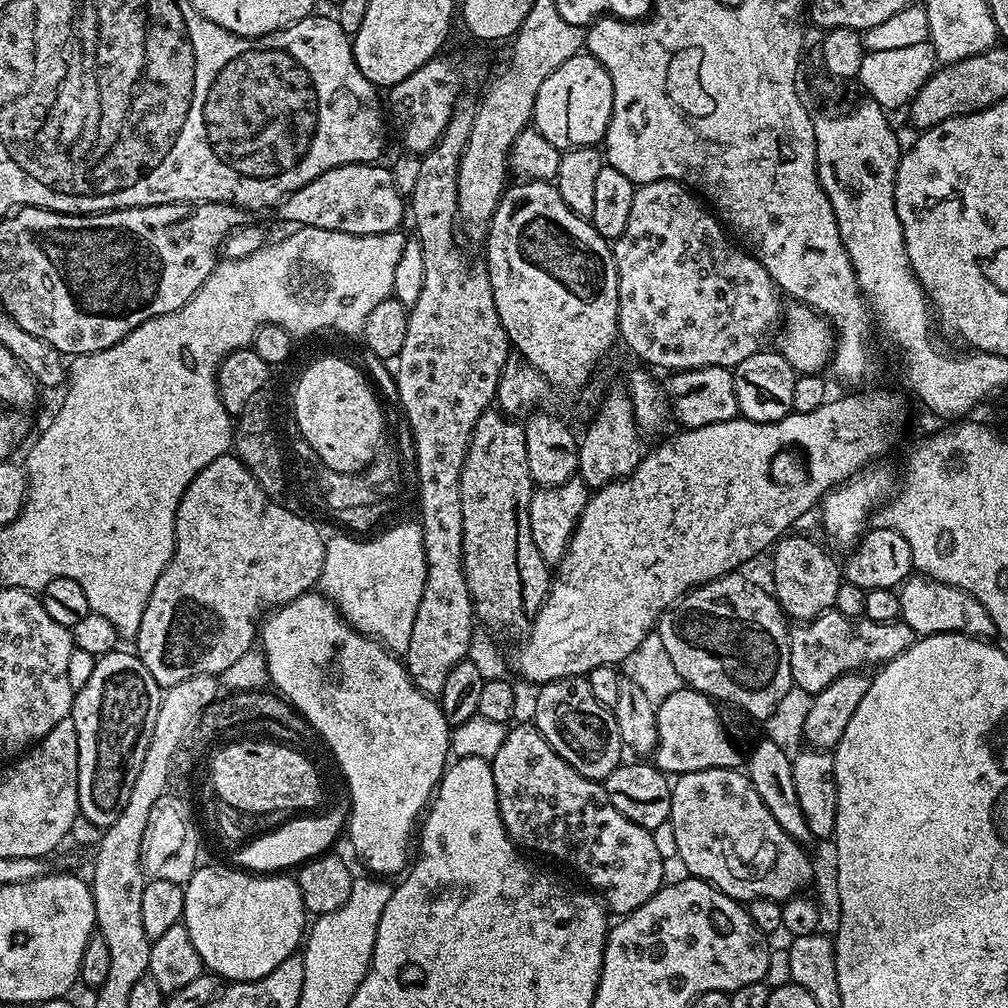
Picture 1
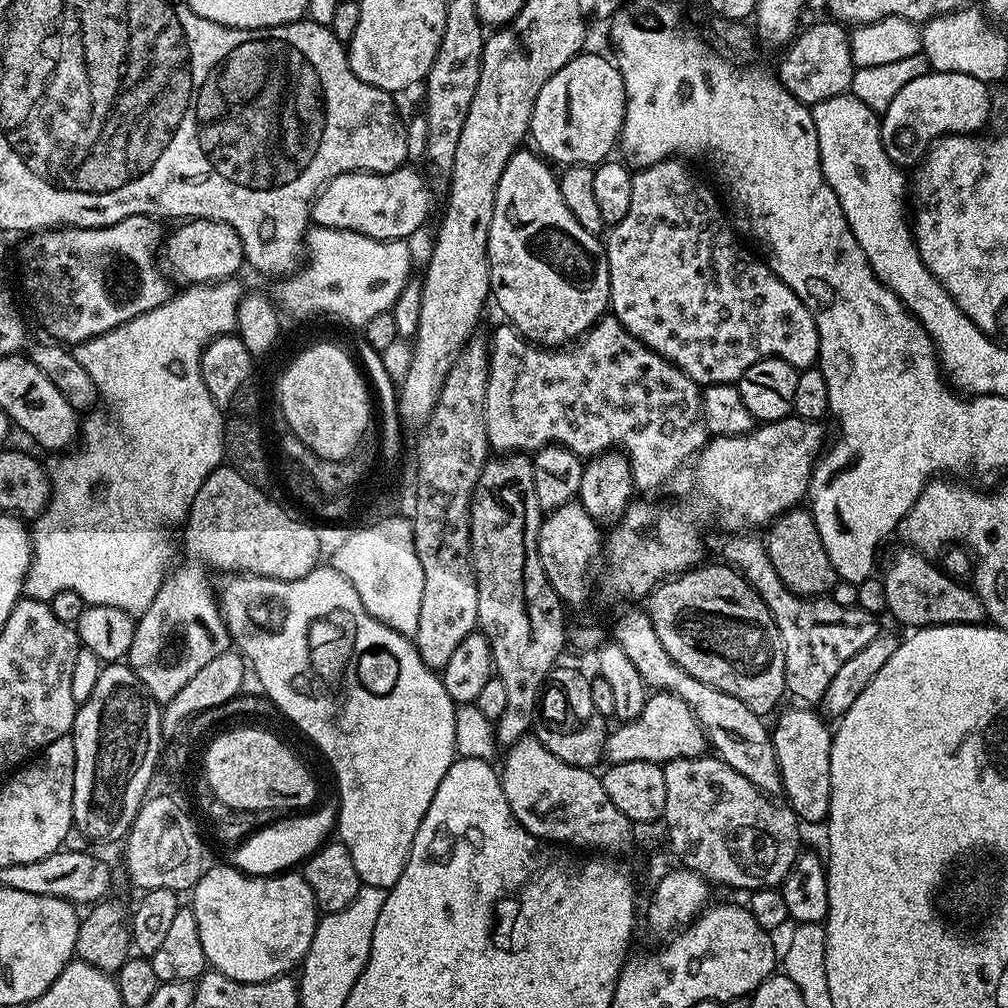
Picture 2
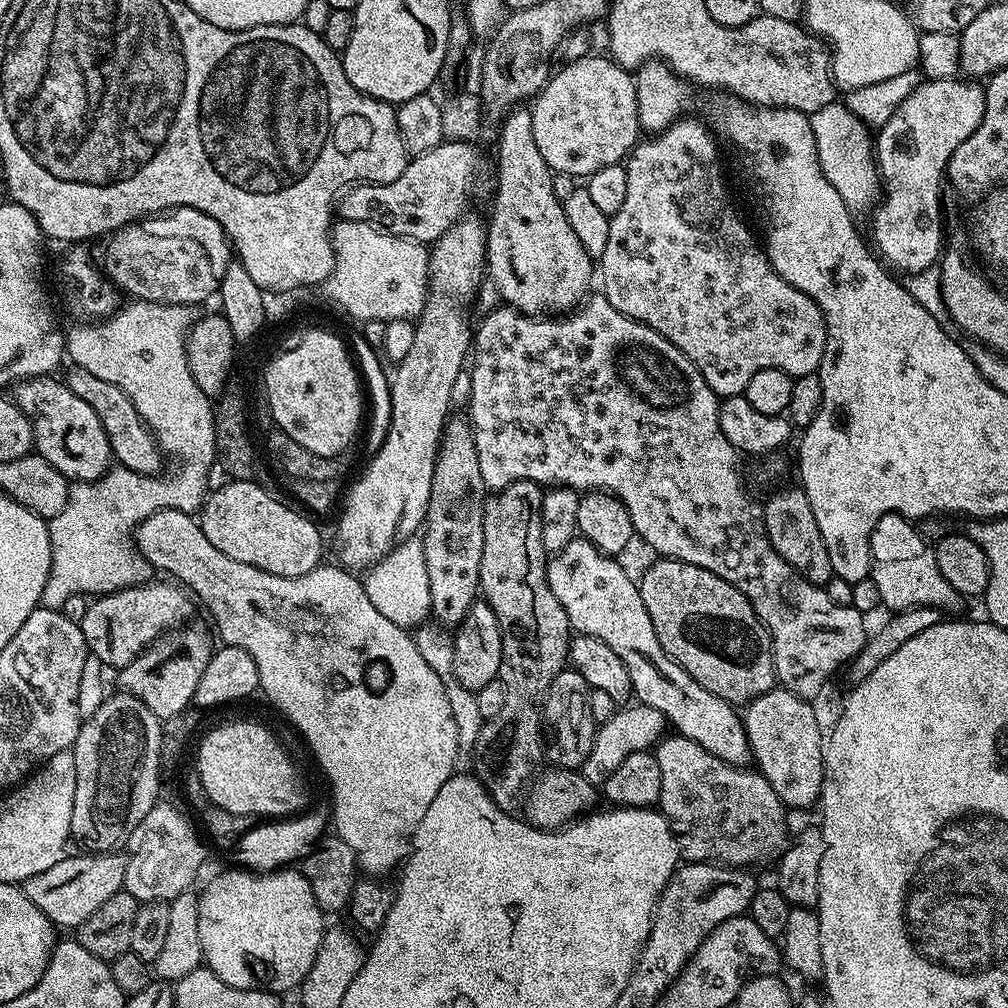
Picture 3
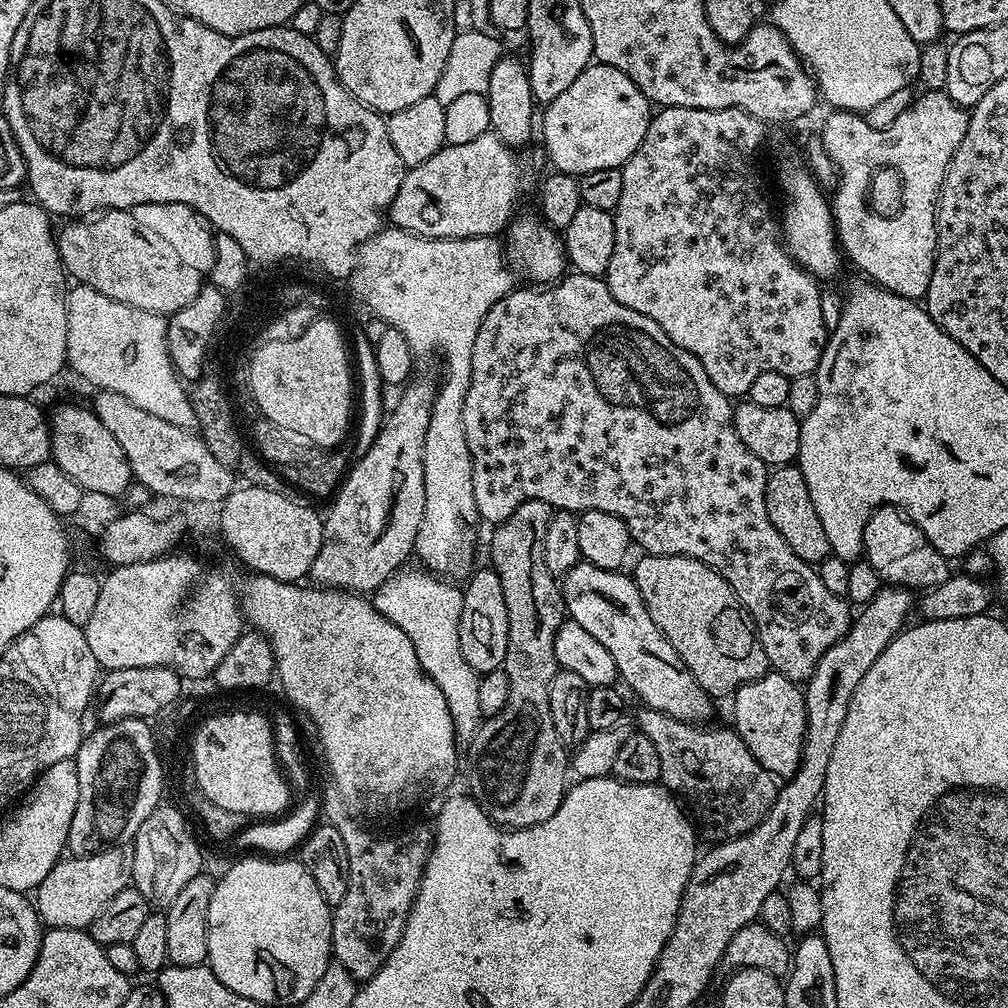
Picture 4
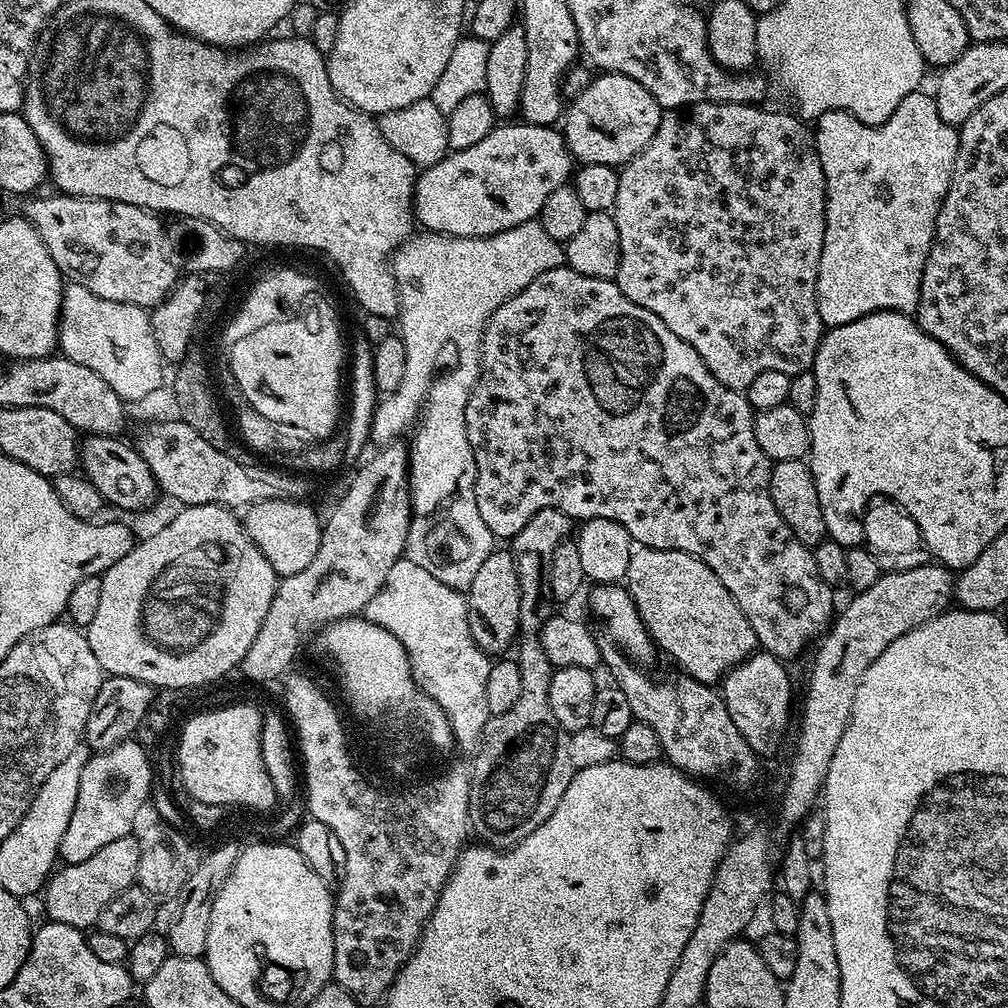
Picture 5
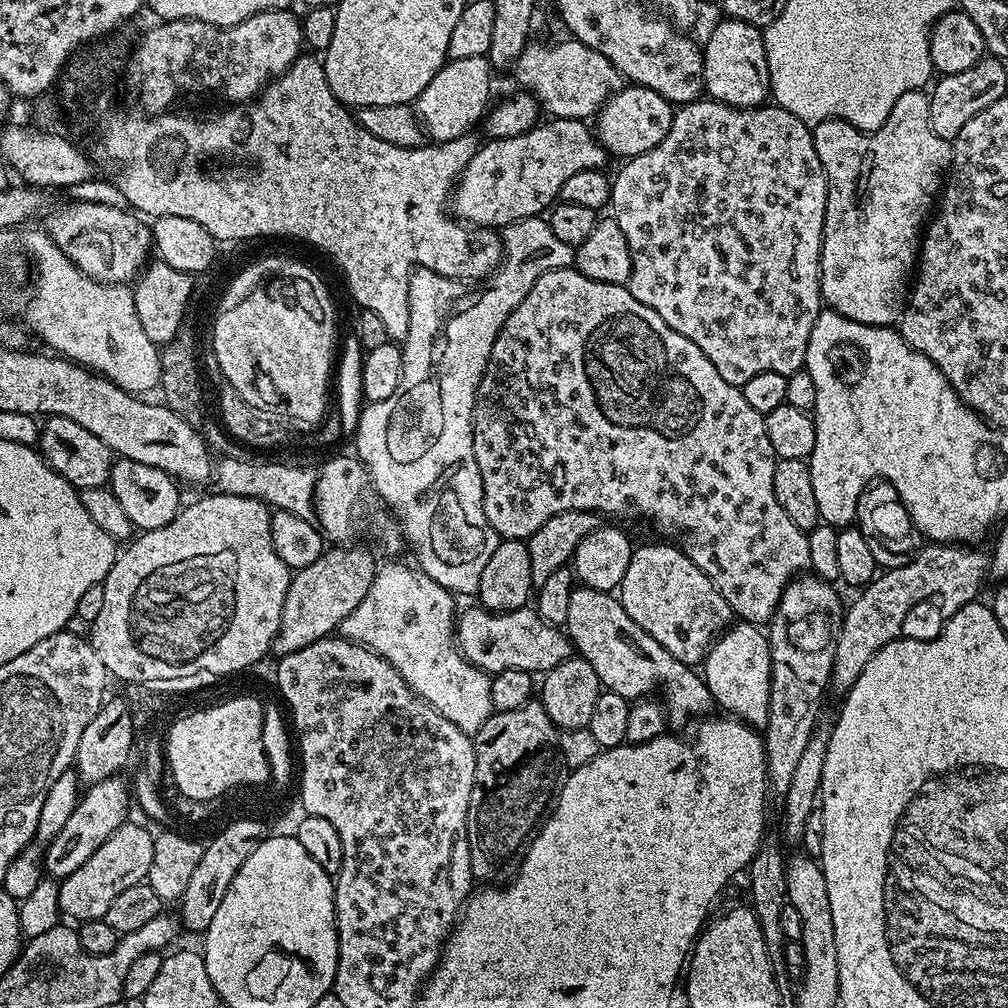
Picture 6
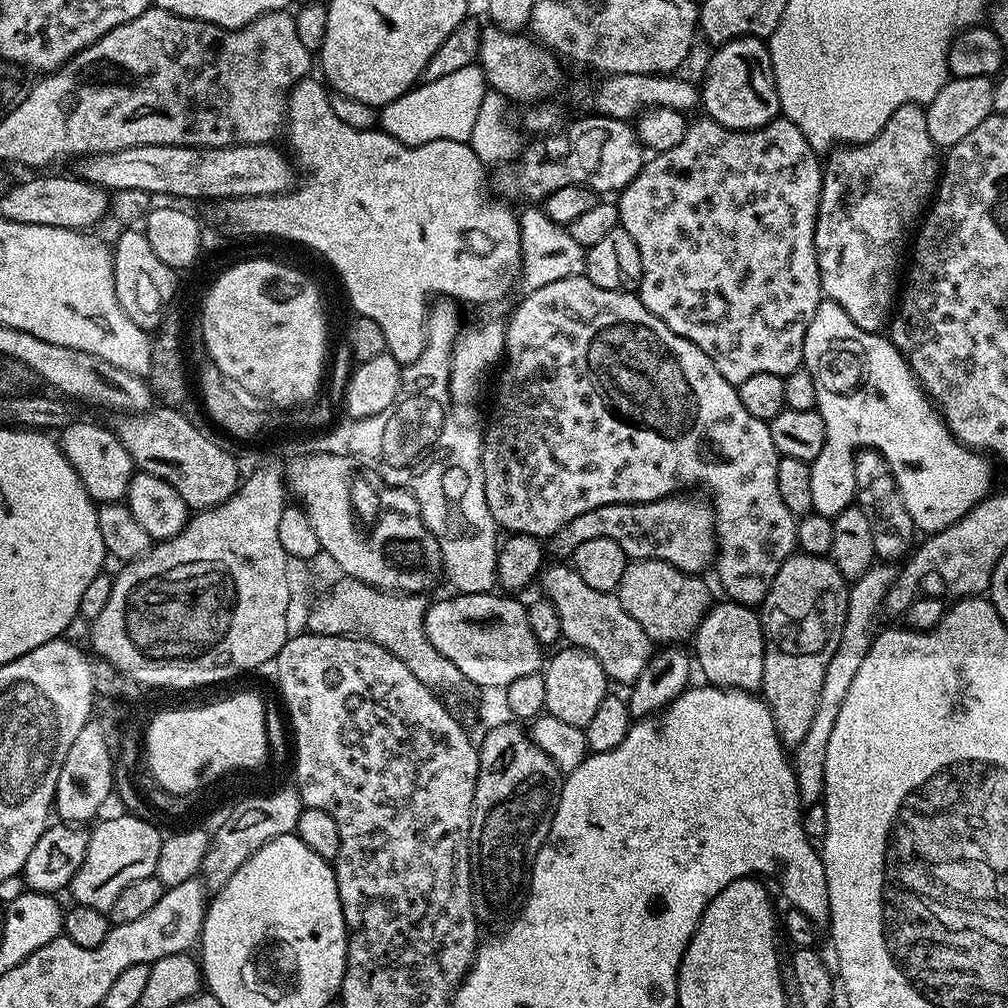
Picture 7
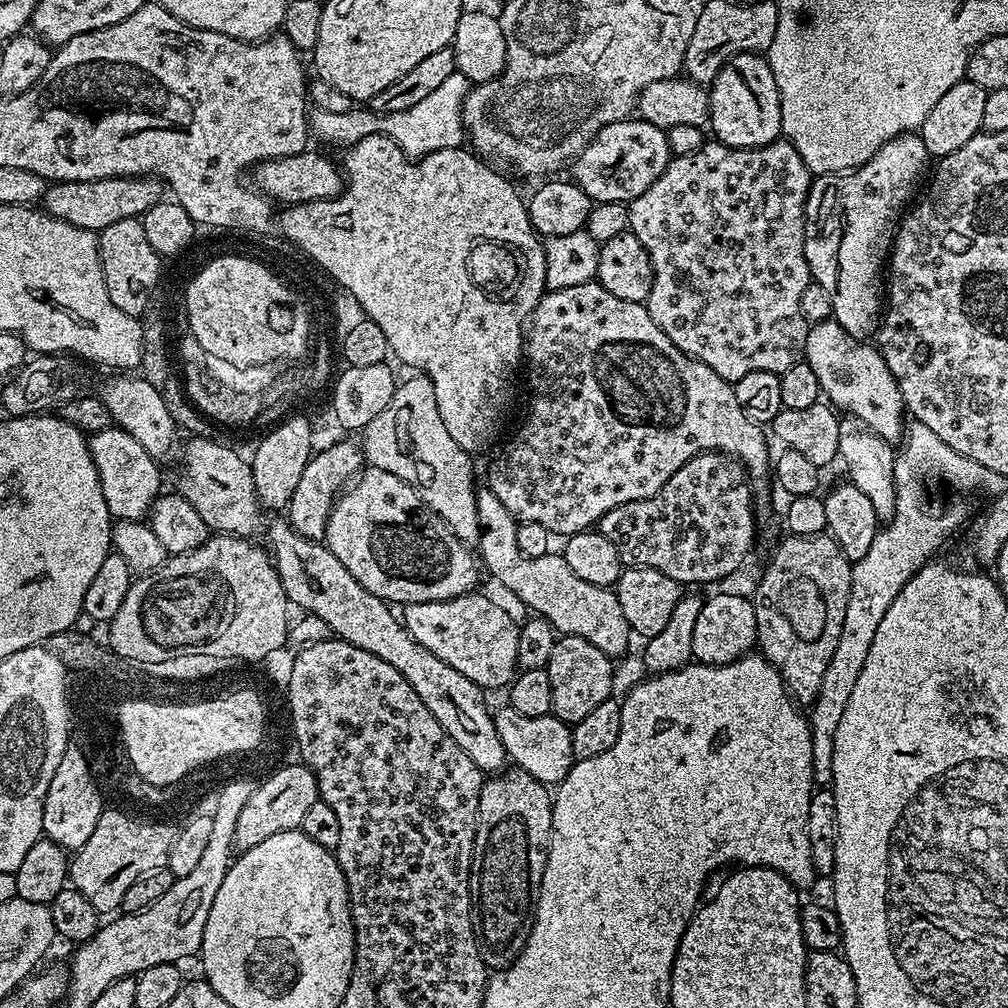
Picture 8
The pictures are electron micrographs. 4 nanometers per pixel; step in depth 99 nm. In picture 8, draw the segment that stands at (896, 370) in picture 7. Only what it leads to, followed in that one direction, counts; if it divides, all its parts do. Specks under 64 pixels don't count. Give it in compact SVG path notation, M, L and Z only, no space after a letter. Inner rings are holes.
M825 318L821 324L813 323L809 327L803 359L814 370L820 391L833 408L860 420L883 440L896 442L903 437L906 431L904 399L879 347L855 340L835 320Z

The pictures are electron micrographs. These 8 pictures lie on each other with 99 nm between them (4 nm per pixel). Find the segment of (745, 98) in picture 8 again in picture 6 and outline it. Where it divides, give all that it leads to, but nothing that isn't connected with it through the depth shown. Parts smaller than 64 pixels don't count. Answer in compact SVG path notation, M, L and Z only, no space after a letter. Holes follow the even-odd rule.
M720 18L708 41L703 41L704 92L734 108L758 108L770 96L770 70L766 66L766 46L761 29L741 20Z

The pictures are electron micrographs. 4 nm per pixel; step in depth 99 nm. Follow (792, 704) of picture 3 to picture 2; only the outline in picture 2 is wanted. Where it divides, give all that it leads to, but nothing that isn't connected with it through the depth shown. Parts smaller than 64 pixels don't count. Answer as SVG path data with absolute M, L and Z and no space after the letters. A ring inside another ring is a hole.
M796 707L800 708L792 708L789 712L782 713L776 720L776 728L774 724L770 732L774 754L778 758L778 770L782 774L782 786L784 787L782 796L787 807L791 808L792 813L796 815L797 821L805 825L806 823L823 825L828 819L830 810L830 750L832 749L833 729L827 728L814 713L807 712L804 709L807 707Z

